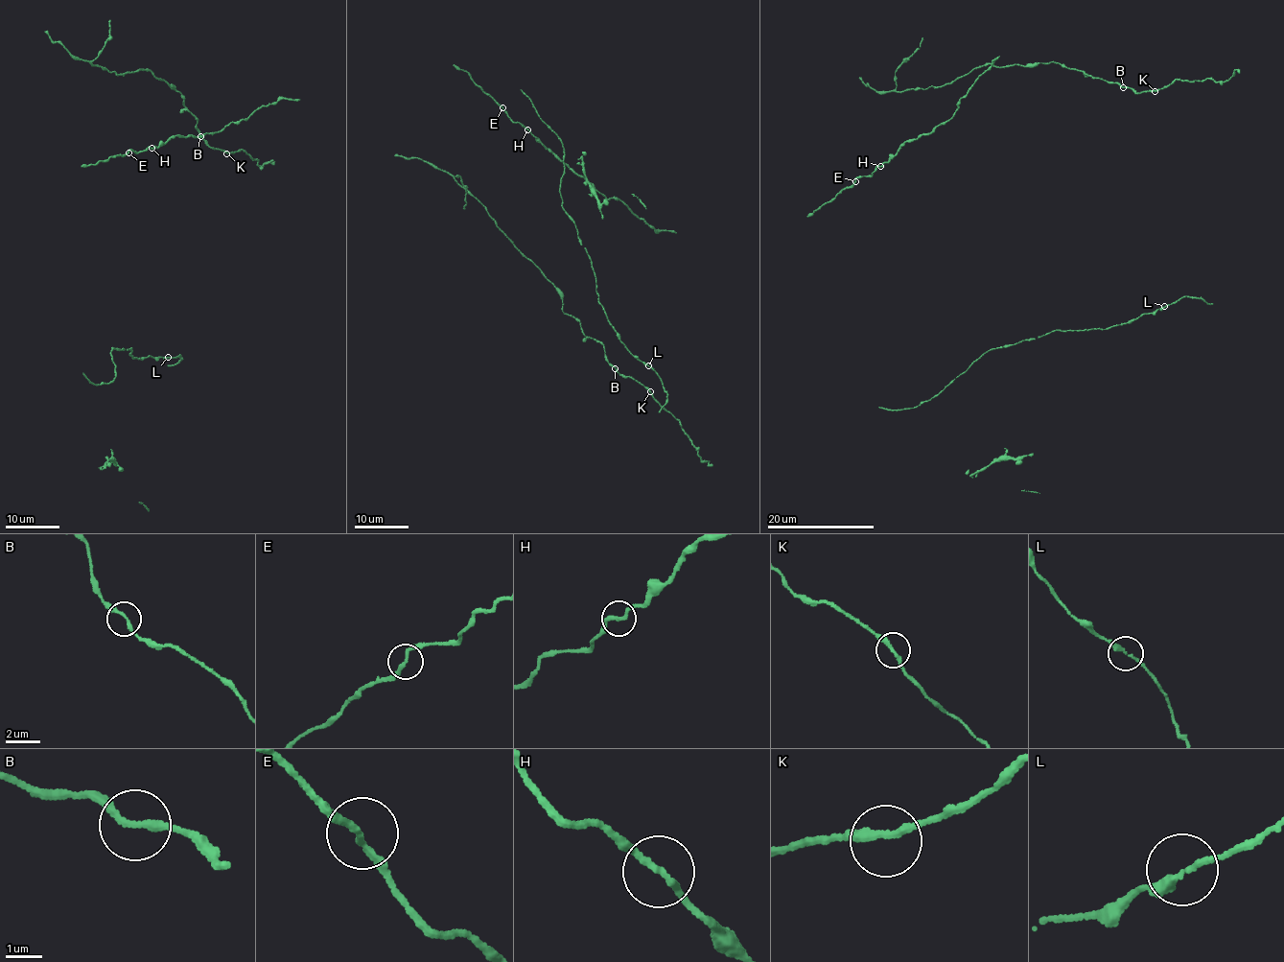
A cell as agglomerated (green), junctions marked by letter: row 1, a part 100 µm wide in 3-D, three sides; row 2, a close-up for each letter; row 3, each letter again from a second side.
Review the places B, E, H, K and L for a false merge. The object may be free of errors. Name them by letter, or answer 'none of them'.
none of them

